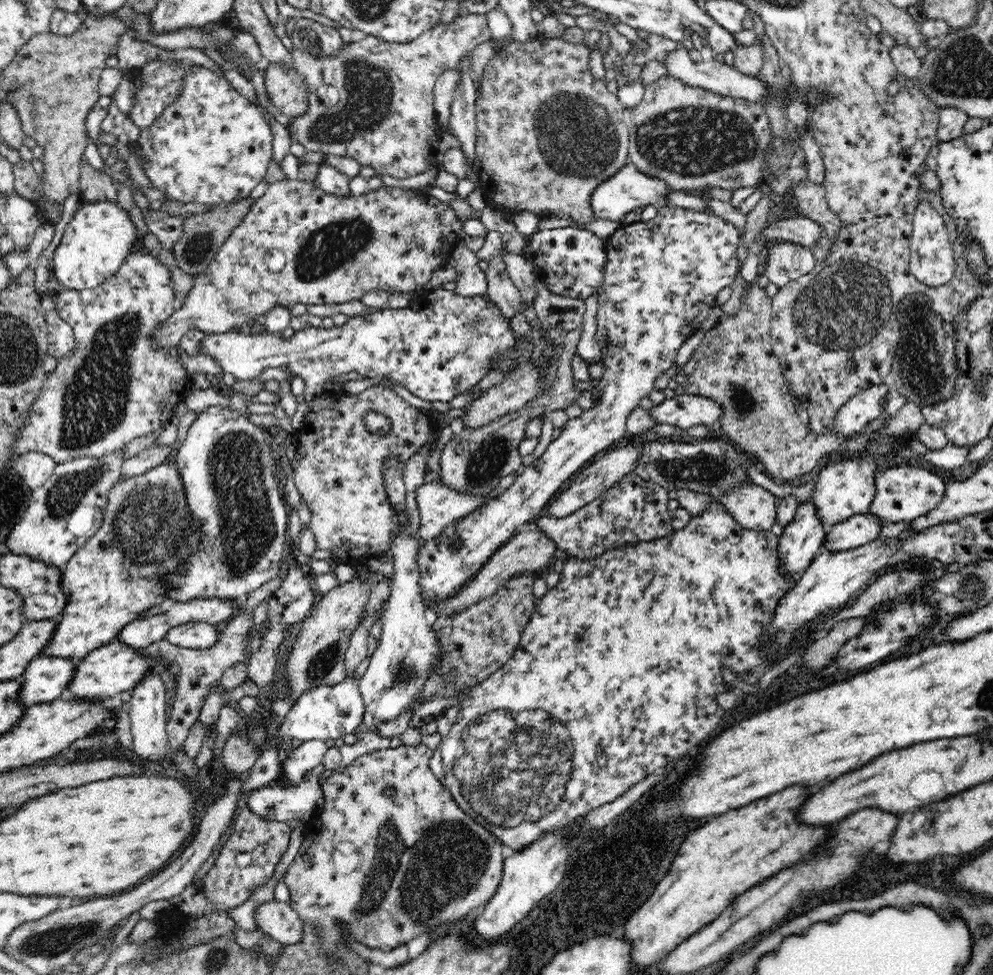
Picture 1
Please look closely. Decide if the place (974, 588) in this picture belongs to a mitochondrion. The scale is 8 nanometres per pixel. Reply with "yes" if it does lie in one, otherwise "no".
yes

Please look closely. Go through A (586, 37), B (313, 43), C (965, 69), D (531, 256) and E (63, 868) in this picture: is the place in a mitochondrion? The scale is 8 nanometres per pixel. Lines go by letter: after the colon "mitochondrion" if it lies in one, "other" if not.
A: other
B: mitochondrion
C: mitochondrion
D: other
E: other

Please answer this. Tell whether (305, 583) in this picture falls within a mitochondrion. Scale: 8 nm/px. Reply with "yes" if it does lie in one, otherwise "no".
no

